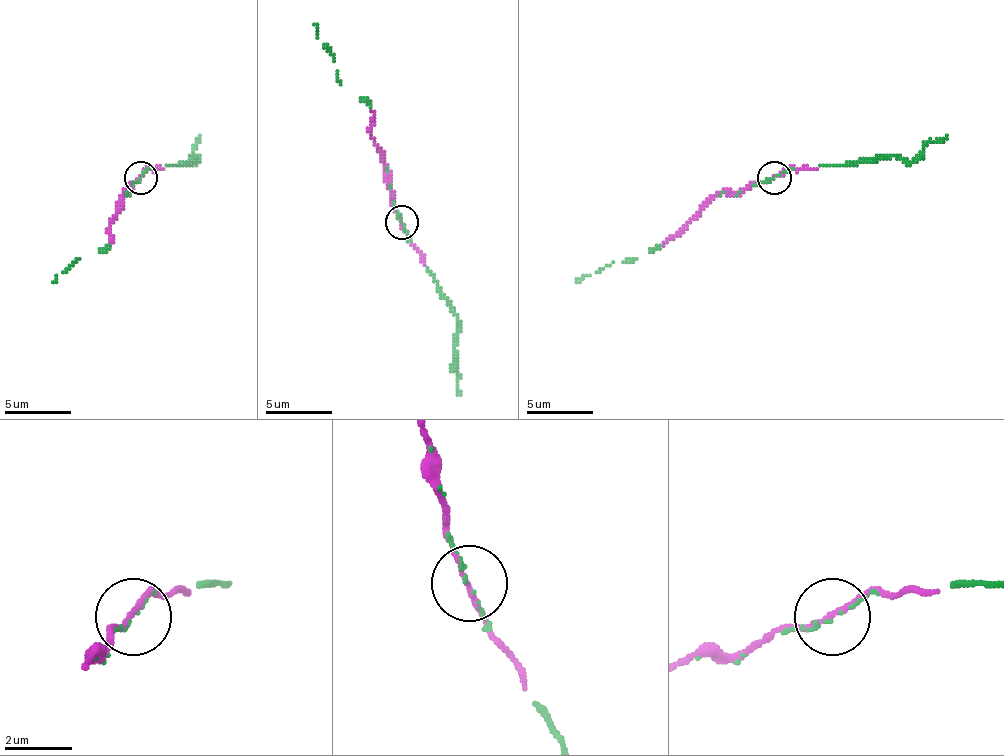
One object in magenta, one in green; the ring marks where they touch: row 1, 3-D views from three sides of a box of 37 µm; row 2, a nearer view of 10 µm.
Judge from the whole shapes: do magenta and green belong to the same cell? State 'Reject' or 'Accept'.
Accept

